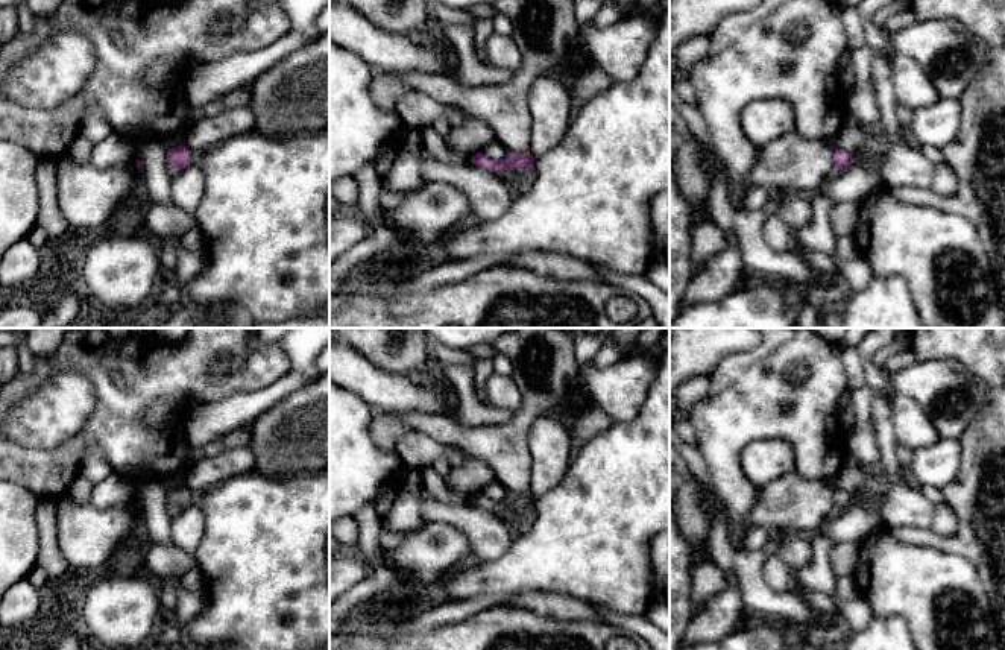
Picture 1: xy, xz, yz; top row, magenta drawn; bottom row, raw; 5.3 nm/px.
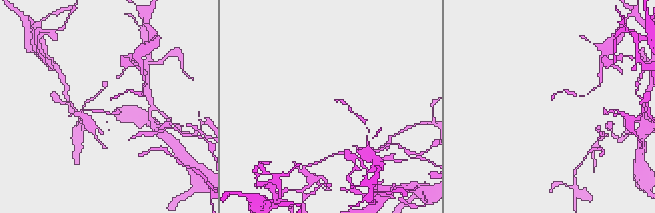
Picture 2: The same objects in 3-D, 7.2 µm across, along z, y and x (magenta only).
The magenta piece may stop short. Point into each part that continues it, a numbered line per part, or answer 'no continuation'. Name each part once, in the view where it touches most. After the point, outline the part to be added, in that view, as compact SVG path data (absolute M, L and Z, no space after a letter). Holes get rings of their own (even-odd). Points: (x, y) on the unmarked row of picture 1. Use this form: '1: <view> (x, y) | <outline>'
no continuation

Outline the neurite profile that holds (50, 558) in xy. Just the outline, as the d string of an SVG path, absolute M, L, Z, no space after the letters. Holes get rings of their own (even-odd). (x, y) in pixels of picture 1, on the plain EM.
M38 498L35 518L38 527L36 565L49 576L65 580L71 568L59 548L59 530L56 522L58 500Z

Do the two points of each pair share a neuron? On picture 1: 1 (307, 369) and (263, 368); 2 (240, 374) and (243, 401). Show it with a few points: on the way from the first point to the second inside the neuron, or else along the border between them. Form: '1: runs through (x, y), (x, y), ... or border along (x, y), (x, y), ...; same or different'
1: border along (277, 343), (287, 357), (290, 371); different
2: border along (275, 380), (260, 389), (240, 391), (208, 404); different

